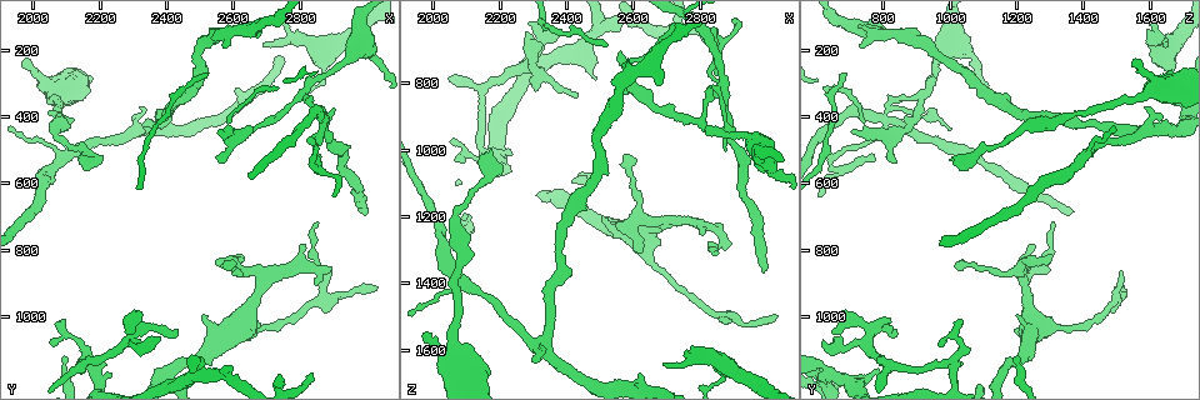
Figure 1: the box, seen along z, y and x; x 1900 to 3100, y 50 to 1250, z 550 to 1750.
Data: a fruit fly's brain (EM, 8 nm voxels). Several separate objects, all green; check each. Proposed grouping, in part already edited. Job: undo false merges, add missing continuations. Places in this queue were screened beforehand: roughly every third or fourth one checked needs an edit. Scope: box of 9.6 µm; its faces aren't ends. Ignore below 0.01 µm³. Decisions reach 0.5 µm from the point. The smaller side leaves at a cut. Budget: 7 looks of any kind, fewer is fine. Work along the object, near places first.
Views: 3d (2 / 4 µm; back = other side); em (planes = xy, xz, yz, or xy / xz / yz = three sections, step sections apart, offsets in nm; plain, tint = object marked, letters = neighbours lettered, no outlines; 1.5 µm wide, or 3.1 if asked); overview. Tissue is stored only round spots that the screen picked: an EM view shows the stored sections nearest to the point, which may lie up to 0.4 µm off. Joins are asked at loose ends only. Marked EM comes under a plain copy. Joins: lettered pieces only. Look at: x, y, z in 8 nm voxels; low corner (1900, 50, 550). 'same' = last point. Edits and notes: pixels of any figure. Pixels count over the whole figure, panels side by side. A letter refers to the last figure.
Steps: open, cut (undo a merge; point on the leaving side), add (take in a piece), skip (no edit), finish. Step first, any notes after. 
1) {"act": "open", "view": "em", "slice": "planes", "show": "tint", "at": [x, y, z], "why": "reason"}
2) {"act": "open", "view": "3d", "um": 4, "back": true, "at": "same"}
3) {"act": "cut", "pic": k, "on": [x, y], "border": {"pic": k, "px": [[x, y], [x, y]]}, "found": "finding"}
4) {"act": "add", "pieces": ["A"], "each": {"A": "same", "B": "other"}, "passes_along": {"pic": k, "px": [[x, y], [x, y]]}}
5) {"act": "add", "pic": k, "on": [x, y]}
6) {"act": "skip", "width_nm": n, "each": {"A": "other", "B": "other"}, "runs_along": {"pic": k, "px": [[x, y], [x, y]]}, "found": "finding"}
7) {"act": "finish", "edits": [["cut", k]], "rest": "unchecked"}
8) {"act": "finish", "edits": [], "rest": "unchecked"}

{"act": "open", "view": "3d", "um": 4, "at": [2840, 1160, 680], "why": "free end"}

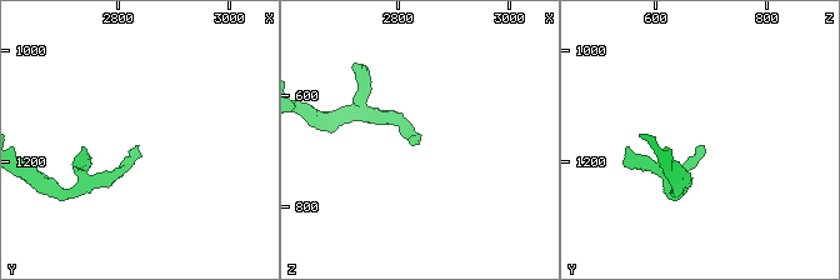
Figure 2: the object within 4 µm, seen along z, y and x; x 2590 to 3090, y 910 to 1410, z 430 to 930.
{"act": "open", "view": "em", "slice": "planes", "show": "tint", "at": [2835, 1165, 685]}

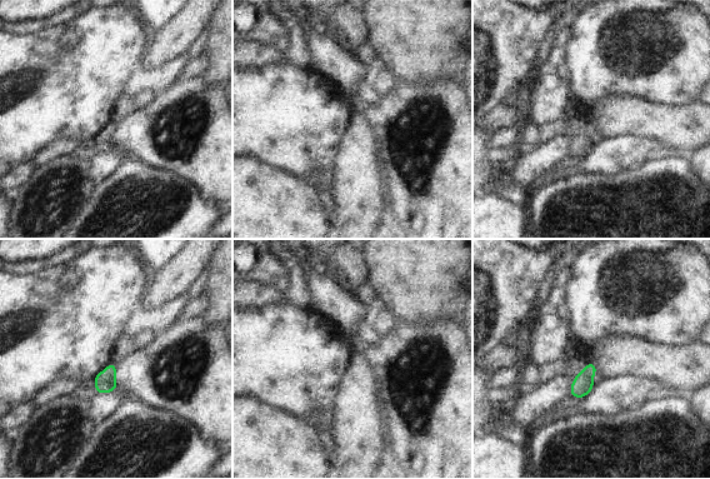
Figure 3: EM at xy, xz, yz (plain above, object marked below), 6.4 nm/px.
{"act": "open", "view": "em", "slice": "planes", "show": "letters", "at": "same", "why": "what lies round it"}

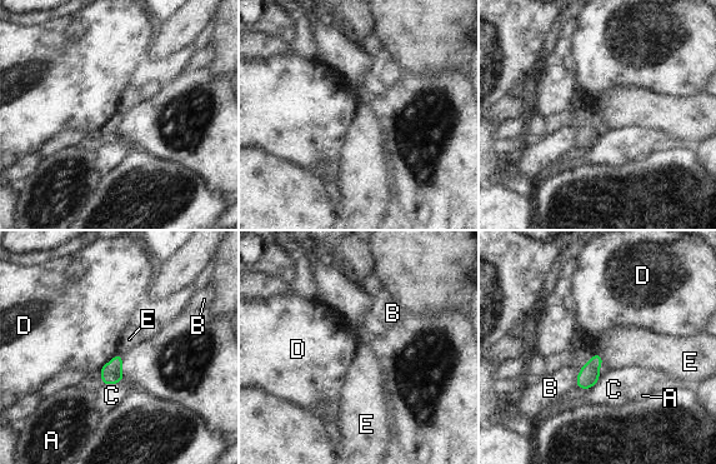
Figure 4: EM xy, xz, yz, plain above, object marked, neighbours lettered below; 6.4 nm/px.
{"act": "skip", "longest_contact_nm": ["D", 170], "each": {"A": "other", "B": "other", "C": "other", "D": "other", "E": "other"}, "found": "no lettered piece goes on from it"}

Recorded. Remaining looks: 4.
{"act": "open", "view": "em", "slice": "planes", "show": "tint", "at": [2170, 1130, 1010], "why": "three arms meet"}

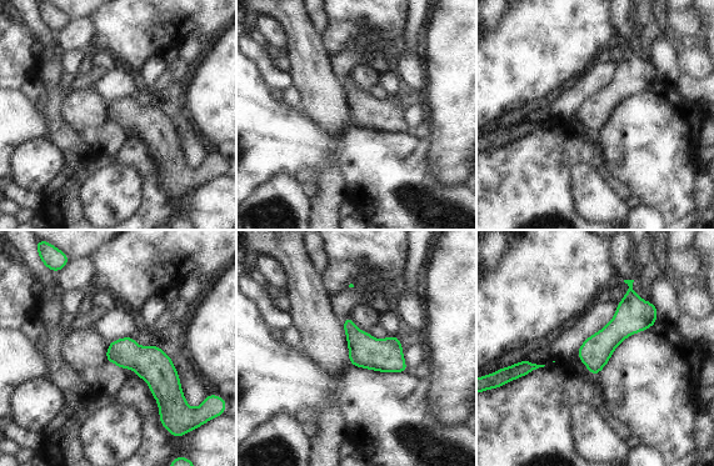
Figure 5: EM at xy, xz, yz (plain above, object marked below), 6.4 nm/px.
{"act": "open", "view": "em", "slice": "planes", "show": "letters", "at": "same", "why": "what lies round it"}

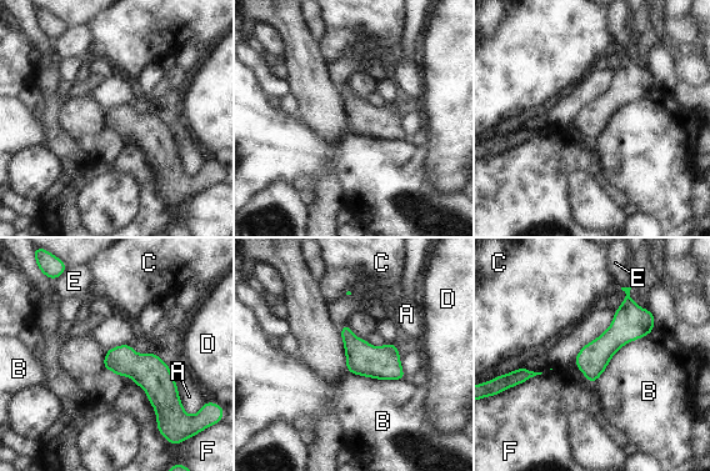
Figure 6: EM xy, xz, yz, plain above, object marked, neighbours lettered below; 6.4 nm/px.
{"act": "skip", "longest_contact_nm": ["B", 550], "each": {"A": "other", "B": "other", "C": "other", "D": "other", "E": "other", "F": "other"}, "border": {"pic": 6, "px": [[654, 329], [624, 344], [593, 384]]}, "found": "all the same cell"}

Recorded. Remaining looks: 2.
{"act": "open", "view": "em", "slice": "planes", "show": "letters", "at": [2990, 690, 1370], "why": "long arm stops here"}

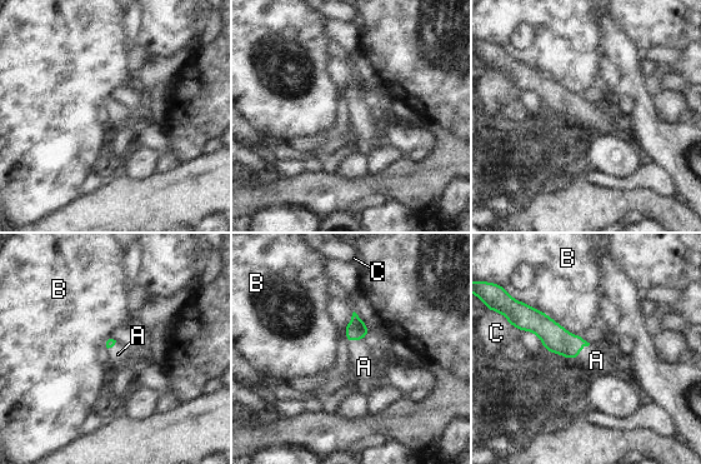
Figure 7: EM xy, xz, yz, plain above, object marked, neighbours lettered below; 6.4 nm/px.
{"act": "add", "pieces": ["A"], "each": {"A": "same", "B": "other", "C": "other"}, "passes_along": {"pic": 7, "px": [[556, 339], [580, 349], [596, 360]]}, "found": "it goes on there"}

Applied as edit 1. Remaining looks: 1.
{"act": "finish", "edits": [["add", 7]], "rest": "unchecked"}

